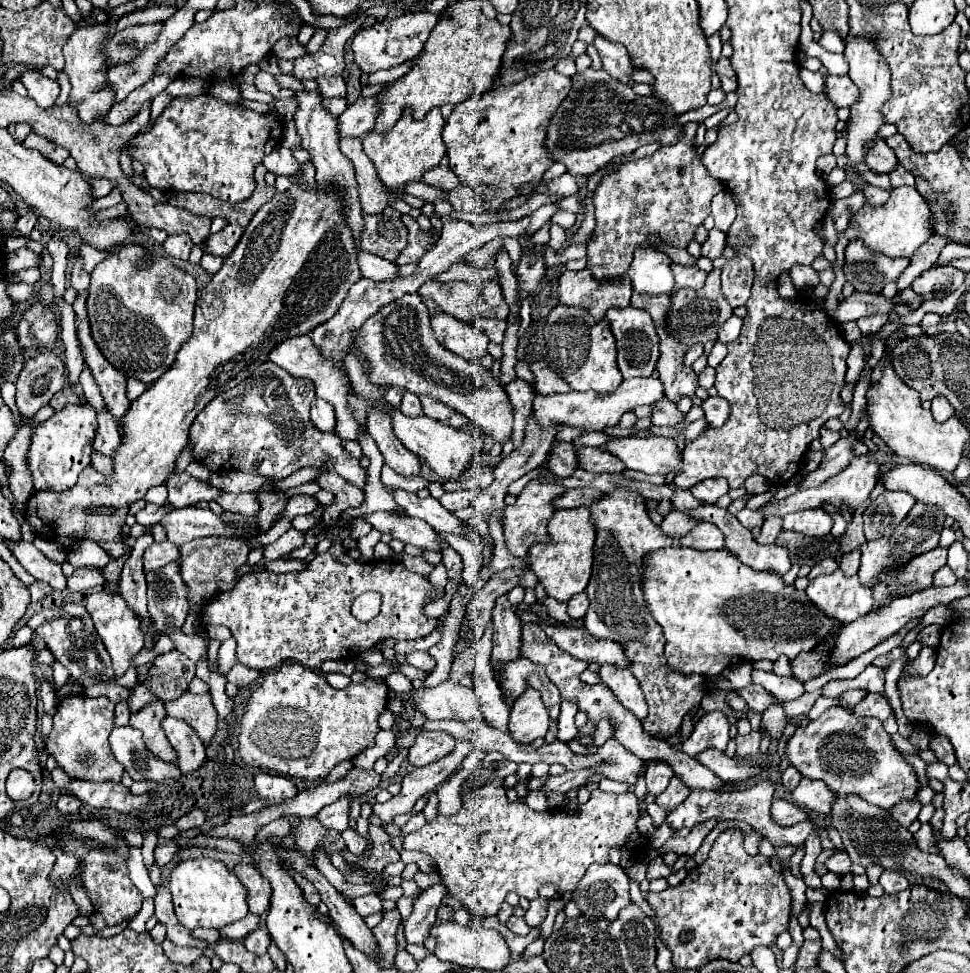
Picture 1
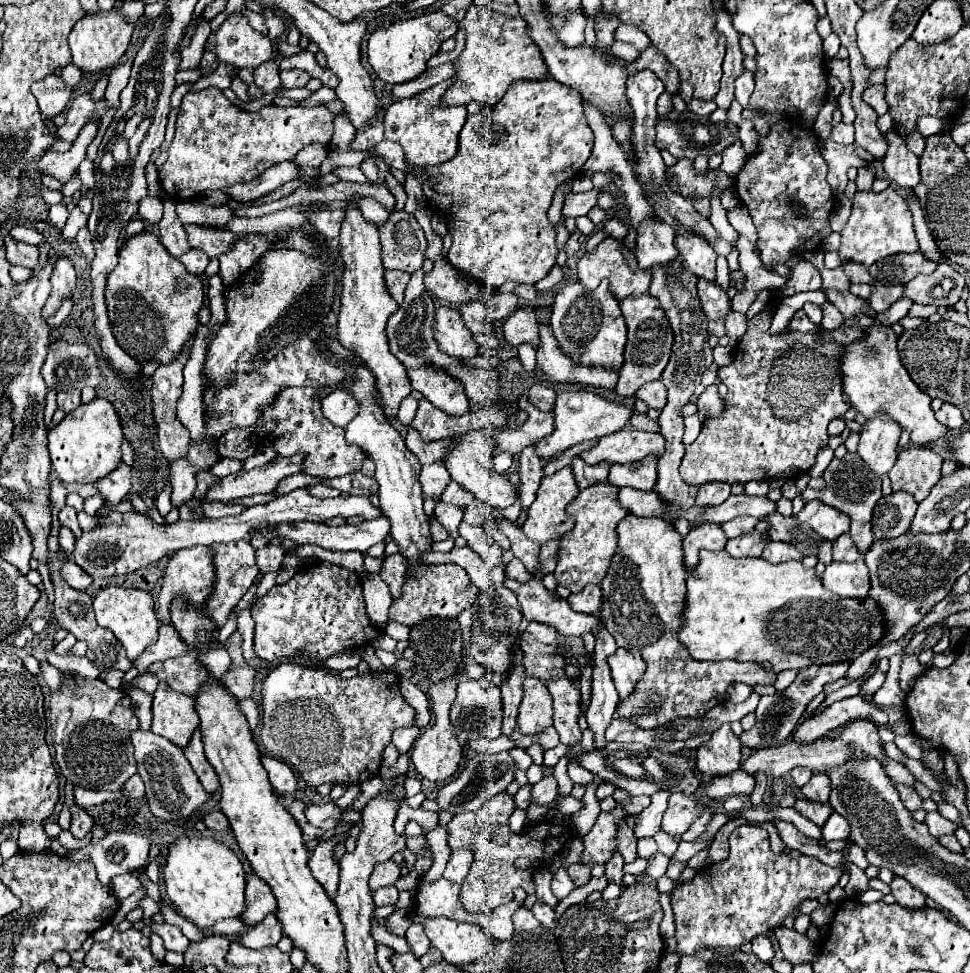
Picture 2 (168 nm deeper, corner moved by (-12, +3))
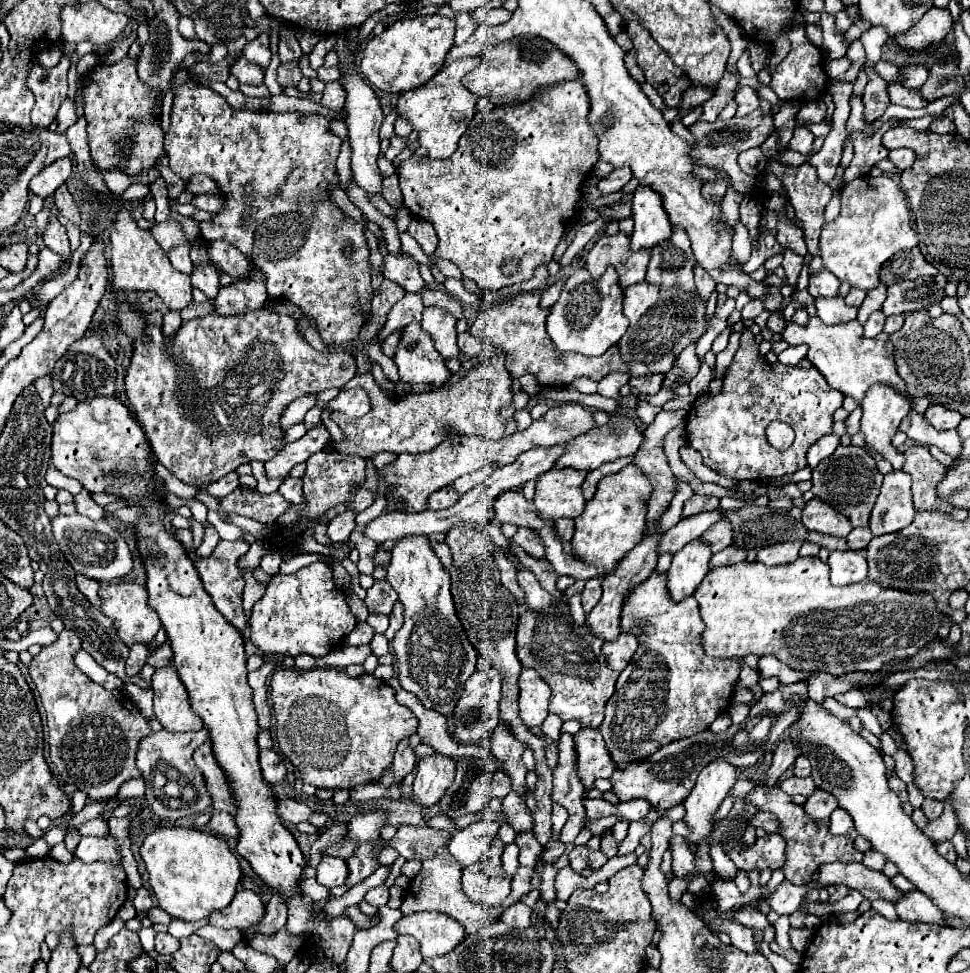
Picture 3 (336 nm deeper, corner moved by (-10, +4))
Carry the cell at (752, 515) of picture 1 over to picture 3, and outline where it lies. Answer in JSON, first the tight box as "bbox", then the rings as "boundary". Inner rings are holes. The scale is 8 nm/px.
{"bbox":[702,521,732,553],"boundary":[[[718,521],[702,535],[702,539],[712,543],[712,553],[718,553],[732,543],[732,525],[728,525],[728,521]]]}

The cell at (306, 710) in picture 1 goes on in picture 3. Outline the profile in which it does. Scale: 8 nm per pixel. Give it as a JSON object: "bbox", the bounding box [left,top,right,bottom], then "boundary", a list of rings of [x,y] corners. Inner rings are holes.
{"bbox":[270,669,416,789],"boundary":[[[278,669],[270,677],[270,697],[272,697],[272,723],[278,749],[284,757],[300,771],[302,781],[324,789],[354,789],[362,783],[376,783],[386,767],[390,767],[396,745],[408,733],[416,733],[416,715],[396,701],[396,691],[382,679],[374,675],[348,677],[344,669]],[[310,721],[316,721],[316,731],[310,731]],[[332,747],[332,755],[324,753]],[[342,781],[342,787],[340,787]]]}

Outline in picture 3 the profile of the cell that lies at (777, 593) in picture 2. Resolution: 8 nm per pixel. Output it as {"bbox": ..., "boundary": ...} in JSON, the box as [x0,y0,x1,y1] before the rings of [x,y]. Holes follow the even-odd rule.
{"bbox":[696,557,940,675],"boundary":[[[800,557],[788,565],[760,565],[758,561],[742,561],[736,565],[722,565],[710,569],[704,581],[696,589],[696,601],[700,603],[700,615],[704,621],[702,649],[708,657],[746,657],[750,653],[774,655],[790,669],[810,673],[832,673],[844,675],[850,671],[872,669],[878,671],[890,659],[912,657],[926,643],[938,637],[940,617],[934,599],[930,595],[910,595],[894,589],[882,589],[878,583],[868,579],[848,585],[834,587],[828,579],[828,565],[818,557]]]}

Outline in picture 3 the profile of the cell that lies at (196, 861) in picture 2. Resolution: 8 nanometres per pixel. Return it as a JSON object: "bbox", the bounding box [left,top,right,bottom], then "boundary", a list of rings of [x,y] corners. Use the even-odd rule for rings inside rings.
{"bbox":[140,827,242,921],"boundary":[[[184,827],[158,829],[144,839],[140,855],[146,863],[150,887],[158,905],[172,917],[184,921],[208,919],[210,913],[226,909],[236,895],[238,881],[242,879],[240,863],[228,849],[228,843],[206,831]]]}

